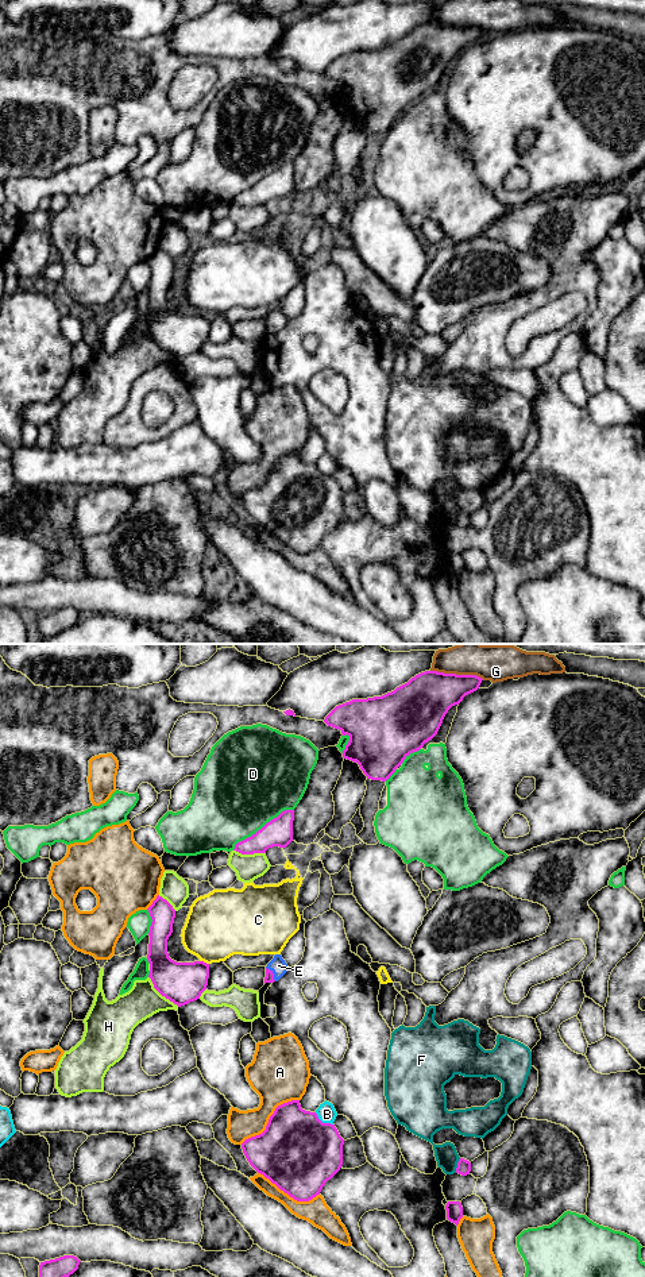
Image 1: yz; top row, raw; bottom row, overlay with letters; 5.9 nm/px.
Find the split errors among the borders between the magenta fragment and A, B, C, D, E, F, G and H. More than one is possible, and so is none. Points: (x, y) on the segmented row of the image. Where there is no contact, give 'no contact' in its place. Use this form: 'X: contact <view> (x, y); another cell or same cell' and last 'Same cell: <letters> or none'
A: contact yz (269, 1119); another cell
B: contact yz (321, 1122); another cell
C: contact yz (203, 961); another cell
D: contact yz (263, 826); another cell
E: contact yz (273, 973); same cell
F: contact yz (458, 1165); another cell
G: contact yz (458, 675); another cell
H: contact yz (161, 994); another cell
Same cell: E

